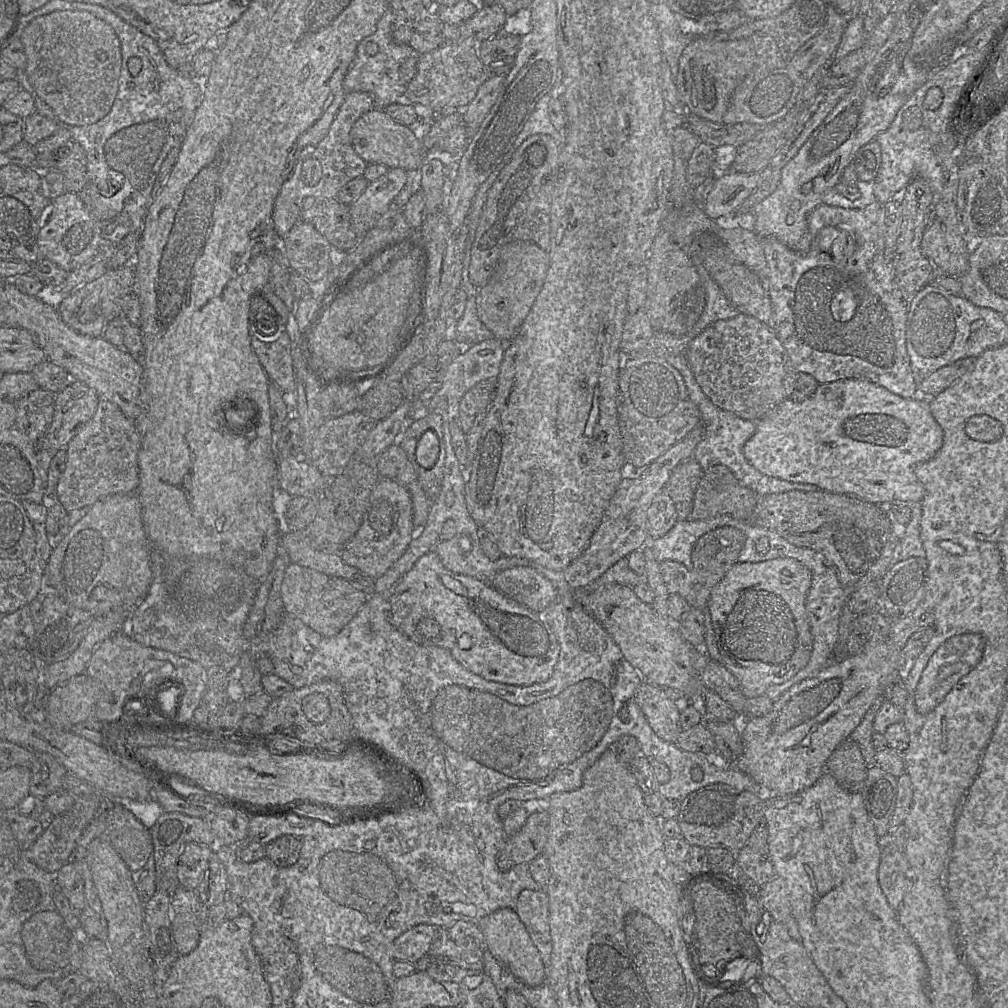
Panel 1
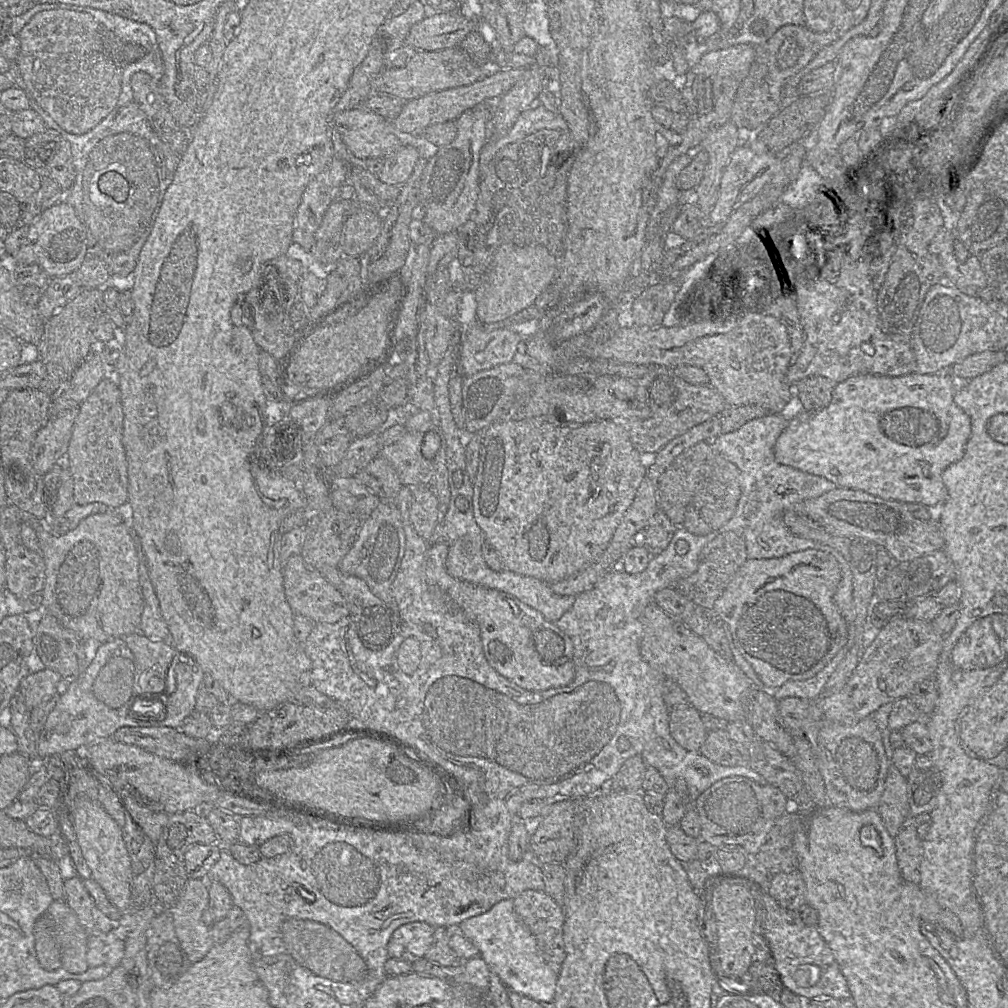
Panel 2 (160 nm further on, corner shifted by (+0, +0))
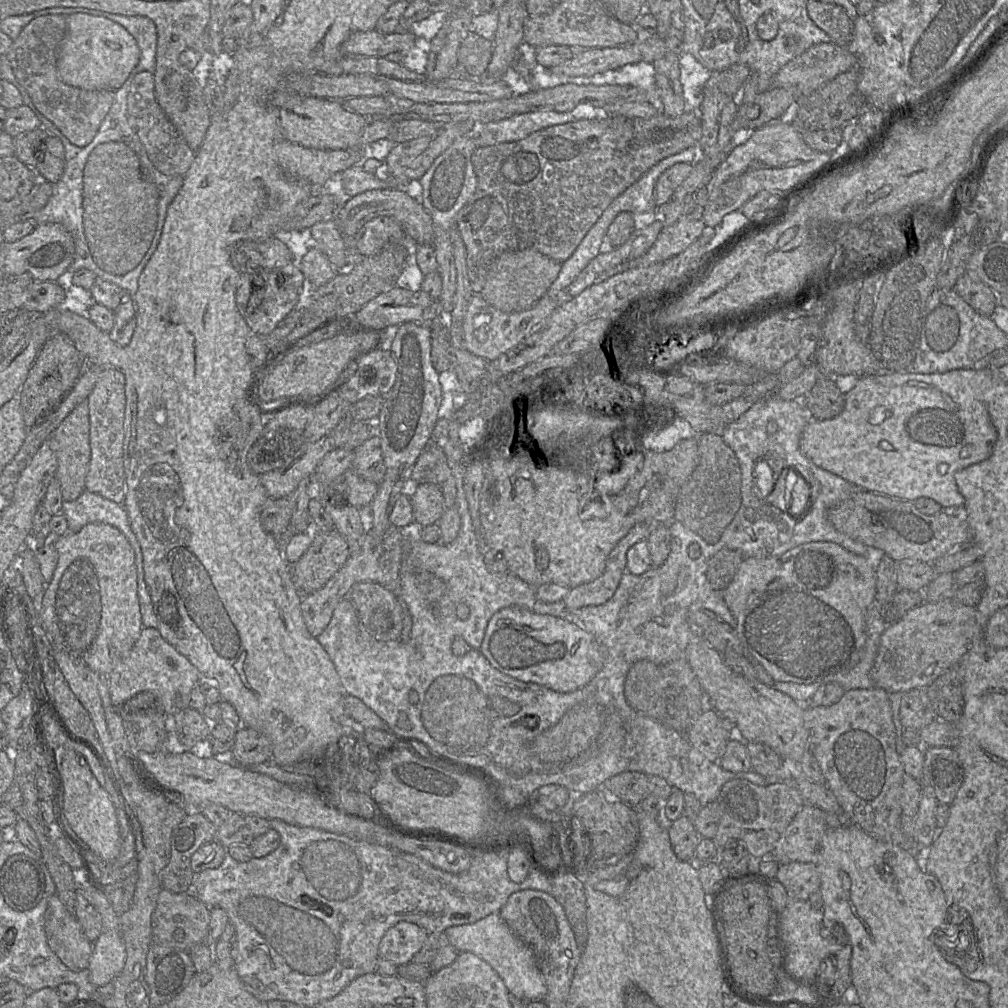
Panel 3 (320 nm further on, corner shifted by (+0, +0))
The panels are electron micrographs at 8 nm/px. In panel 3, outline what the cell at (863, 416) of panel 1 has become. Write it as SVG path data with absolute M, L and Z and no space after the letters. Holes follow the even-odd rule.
M990 366L932 374L915 373L908 370L862 376L857 379L855 386L845 394L844 409L838 416L827 420L810 420L801 434L800 449L817 466L872 493L906 501L929 498L940 504L942 509L963 507L965 500L957 488L954 475L957 471L979 463L991 455L997 440L997 431L991 422L987 402L990 400L990 391L1002 382L1006 381L1000 380L997 368Z

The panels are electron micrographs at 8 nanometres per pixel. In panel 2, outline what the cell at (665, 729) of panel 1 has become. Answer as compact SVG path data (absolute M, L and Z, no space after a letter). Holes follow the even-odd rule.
M693 706L678 707L669 711L669 718L672 737L686 750L699 752L708 734L701 713Z

